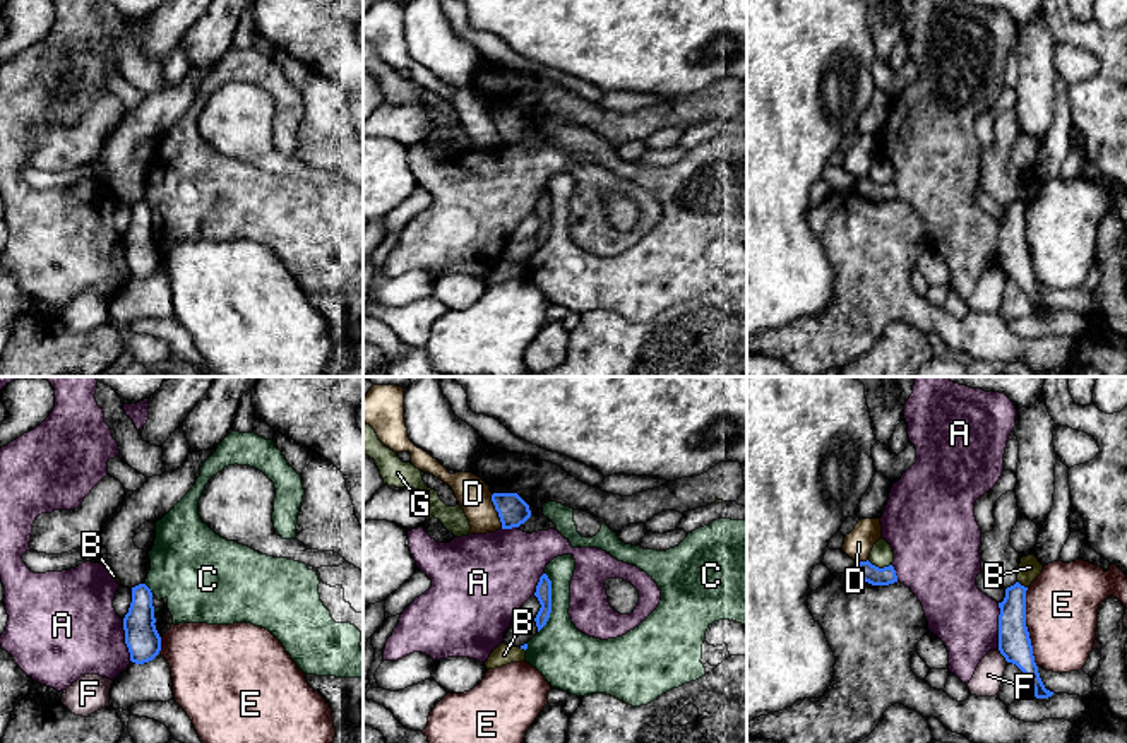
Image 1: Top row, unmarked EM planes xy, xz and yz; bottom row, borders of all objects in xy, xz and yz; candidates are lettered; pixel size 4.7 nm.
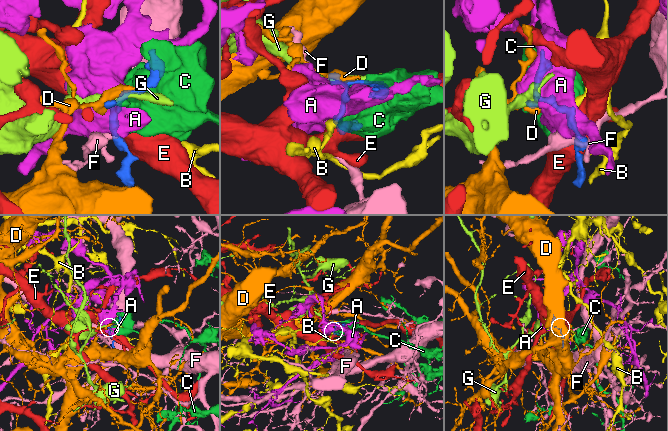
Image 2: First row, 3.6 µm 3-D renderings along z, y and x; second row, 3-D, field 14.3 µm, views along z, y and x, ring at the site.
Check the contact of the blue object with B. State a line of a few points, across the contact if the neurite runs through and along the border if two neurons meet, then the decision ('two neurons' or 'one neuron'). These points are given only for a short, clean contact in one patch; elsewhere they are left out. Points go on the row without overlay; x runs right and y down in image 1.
line yz (1018, 197), (1026, 204); two neurons

